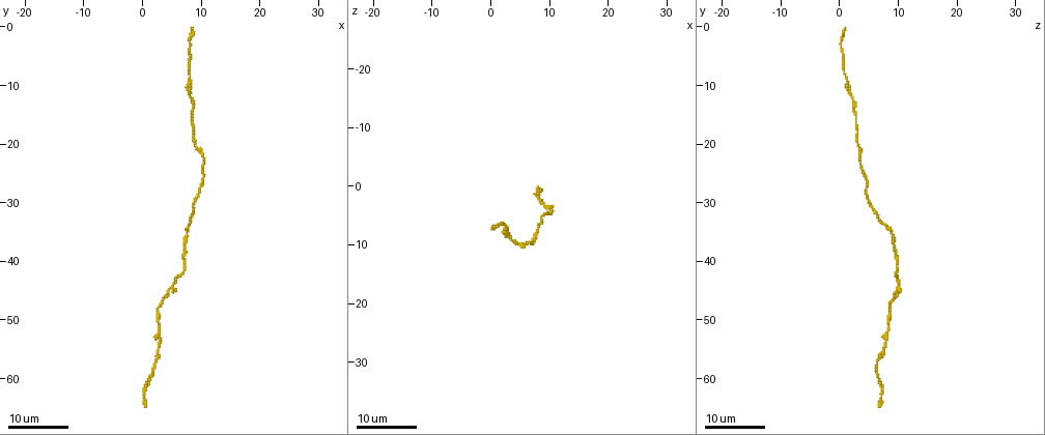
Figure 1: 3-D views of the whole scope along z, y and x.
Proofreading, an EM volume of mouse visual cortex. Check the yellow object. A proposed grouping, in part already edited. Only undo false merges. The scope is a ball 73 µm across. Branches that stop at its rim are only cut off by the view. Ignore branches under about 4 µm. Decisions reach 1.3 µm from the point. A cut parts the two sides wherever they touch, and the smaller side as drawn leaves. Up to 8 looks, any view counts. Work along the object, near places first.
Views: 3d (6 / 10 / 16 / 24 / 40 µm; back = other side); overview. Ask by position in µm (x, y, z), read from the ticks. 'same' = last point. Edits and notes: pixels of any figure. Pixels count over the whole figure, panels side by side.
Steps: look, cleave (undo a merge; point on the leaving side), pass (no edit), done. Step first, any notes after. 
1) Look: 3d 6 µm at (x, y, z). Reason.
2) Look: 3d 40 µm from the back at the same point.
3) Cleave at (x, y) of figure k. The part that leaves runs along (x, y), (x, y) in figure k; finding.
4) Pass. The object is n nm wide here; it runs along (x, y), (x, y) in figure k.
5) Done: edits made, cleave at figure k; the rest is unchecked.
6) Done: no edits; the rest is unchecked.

Look: 3d 24 µm at (3.5, 46.0, 9.5). Thick turns thin.

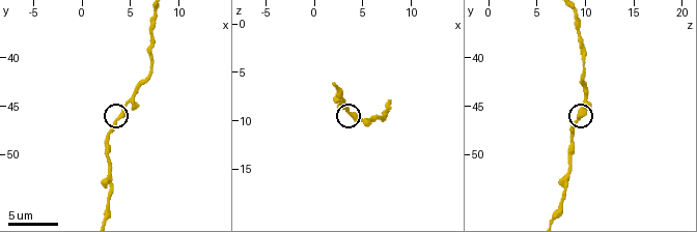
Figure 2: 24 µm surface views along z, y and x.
Look: 3d 10 µm at (3.8, 46.2, 9.0).

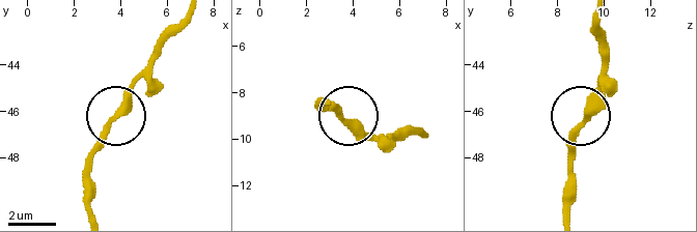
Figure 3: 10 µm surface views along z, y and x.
Pass. Continuous, no second cell.

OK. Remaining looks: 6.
Look: 3d 10 µm at (3.0, 51.2, 8.6). Narrows sharply.

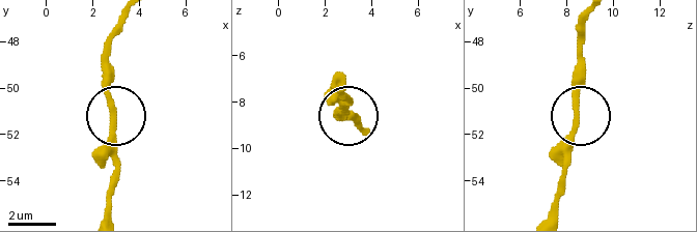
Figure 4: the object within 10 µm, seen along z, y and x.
Look: 3d 10 µm from the back at (2.8, 51.3, 8.5).

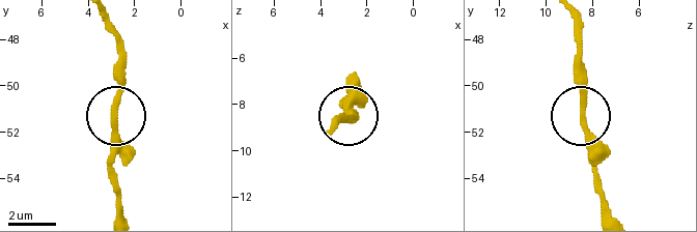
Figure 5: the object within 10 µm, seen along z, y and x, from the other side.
Pass. One cell here.

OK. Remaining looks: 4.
Look: 3d 10 µm at (6.8, 41.6, 9.8). Thick turns thin.

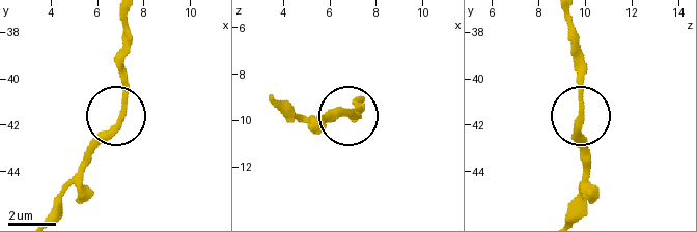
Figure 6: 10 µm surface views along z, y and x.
Look: 3d 6 µm at (7.0, 41.7, 9.8).

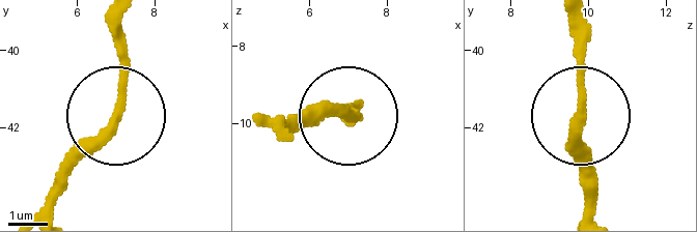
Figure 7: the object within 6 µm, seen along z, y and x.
Pass. It runs along (567, 23), (584, 187) in figure 7; all the same cell.

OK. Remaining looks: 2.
Look: 3d 24 µm at (8.5, 9.5, 1.5). Thick turns thin.

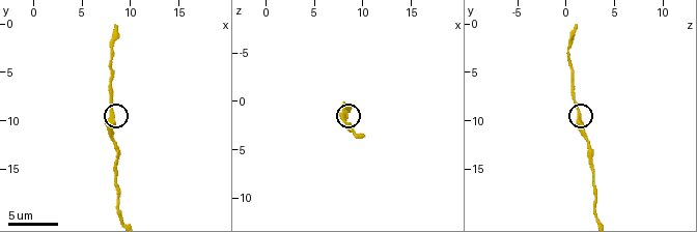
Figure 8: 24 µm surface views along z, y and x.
Look: 3d 10 µm at (8.2, 9.2, 1.2).

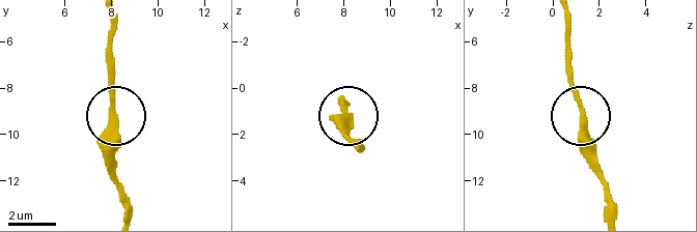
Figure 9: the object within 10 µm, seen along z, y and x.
Pass. One cell here.

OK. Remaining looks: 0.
Done: no edits; the rest is unchecked.

